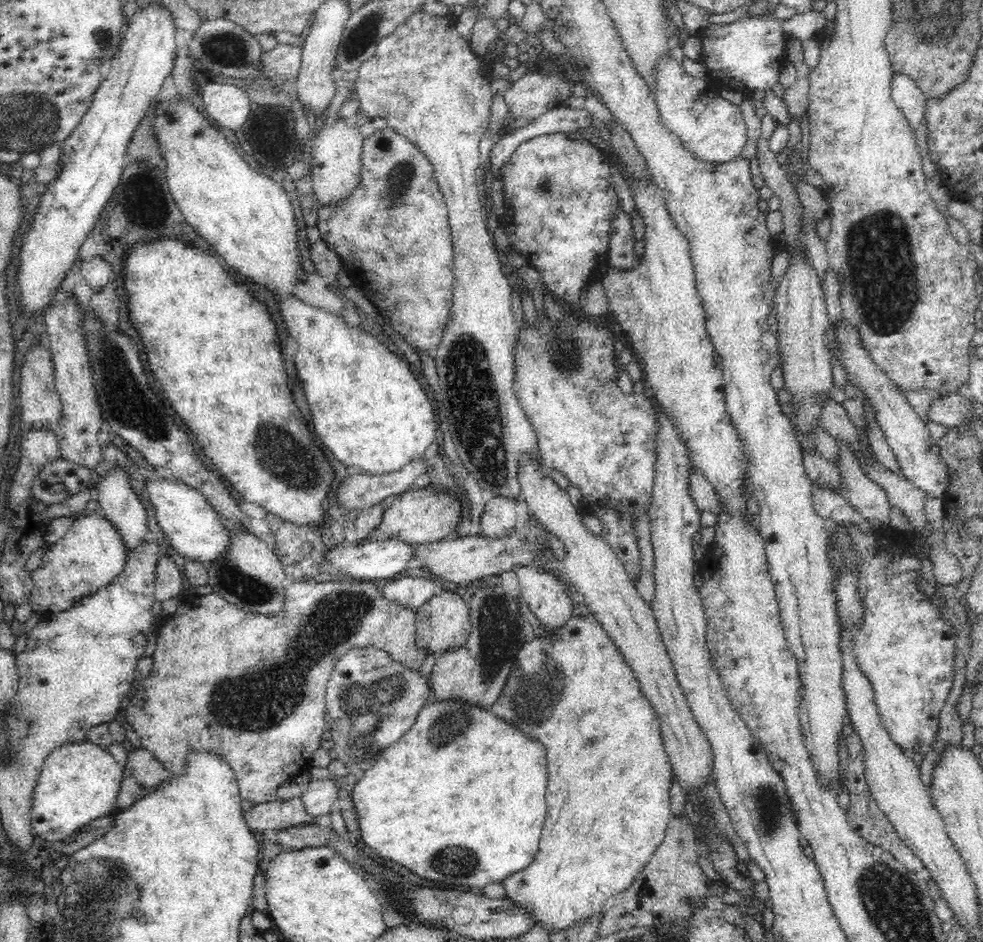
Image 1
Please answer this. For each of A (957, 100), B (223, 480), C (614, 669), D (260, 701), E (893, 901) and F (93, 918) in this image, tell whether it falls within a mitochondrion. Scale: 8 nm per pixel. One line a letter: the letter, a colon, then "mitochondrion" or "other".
A: other
B: other
C: other
D: mitochondrion
E: mitochondrion
F: mitochondrion

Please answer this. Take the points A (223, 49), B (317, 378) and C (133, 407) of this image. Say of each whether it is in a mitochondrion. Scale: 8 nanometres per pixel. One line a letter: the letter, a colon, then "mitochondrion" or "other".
A: mitochondrion
B: other
C: mitochondrion

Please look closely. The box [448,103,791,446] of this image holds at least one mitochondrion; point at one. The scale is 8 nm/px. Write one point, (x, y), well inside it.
(567, 354)

